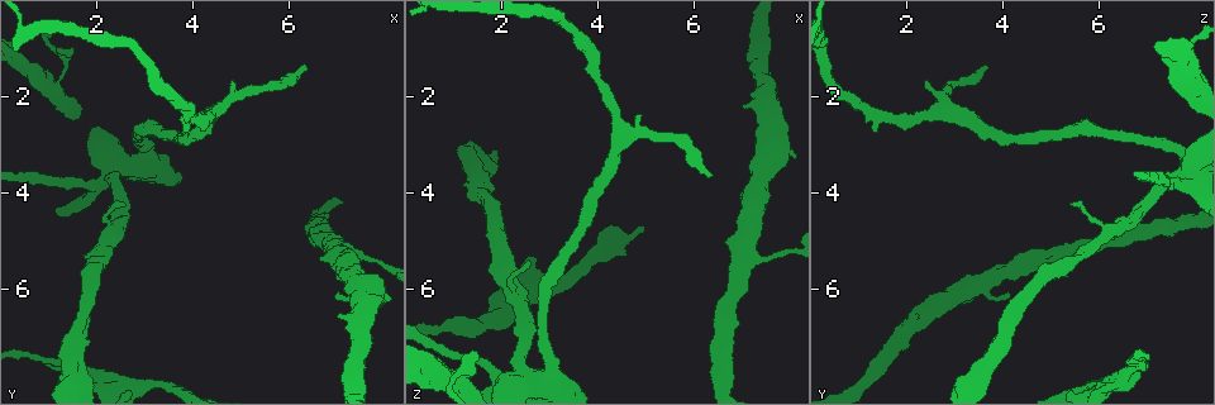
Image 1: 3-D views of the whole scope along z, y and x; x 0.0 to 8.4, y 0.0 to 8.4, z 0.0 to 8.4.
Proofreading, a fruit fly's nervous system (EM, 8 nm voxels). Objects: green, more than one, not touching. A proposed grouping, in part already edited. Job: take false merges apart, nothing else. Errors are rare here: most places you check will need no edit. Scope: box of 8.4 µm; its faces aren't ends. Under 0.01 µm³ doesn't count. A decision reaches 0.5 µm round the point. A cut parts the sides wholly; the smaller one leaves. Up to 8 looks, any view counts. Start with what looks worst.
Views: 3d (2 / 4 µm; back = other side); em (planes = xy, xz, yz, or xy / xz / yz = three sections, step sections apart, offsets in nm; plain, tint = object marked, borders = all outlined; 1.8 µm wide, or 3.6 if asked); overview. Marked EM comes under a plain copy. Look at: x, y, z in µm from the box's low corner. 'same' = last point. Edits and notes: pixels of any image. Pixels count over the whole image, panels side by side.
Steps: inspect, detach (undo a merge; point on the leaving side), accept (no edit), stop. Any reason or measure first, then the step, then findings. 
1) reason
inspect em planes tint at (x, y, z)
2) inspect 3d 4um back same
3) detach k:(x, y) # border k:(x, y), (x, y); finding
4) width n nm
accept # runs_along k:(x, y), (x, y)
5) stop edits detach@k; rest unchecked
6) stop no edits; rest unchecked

small branch off a trunk
inspect 3d 4um at (2.50, 3.45, 7.85)

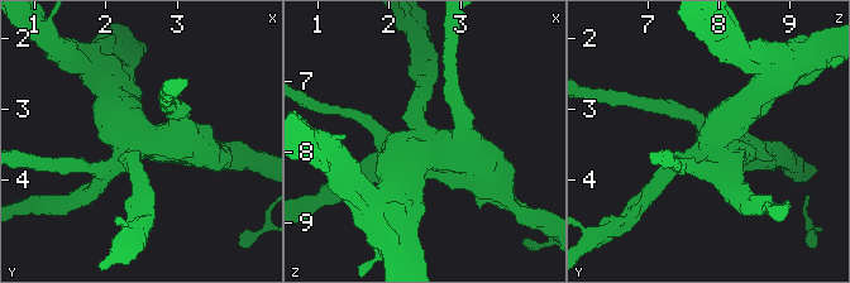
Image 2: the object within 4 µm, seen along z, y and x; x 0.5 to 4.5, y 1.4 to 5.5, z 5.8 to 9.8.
inspect em 3.6um planes borders at (2.45, 3.50, 7.90)

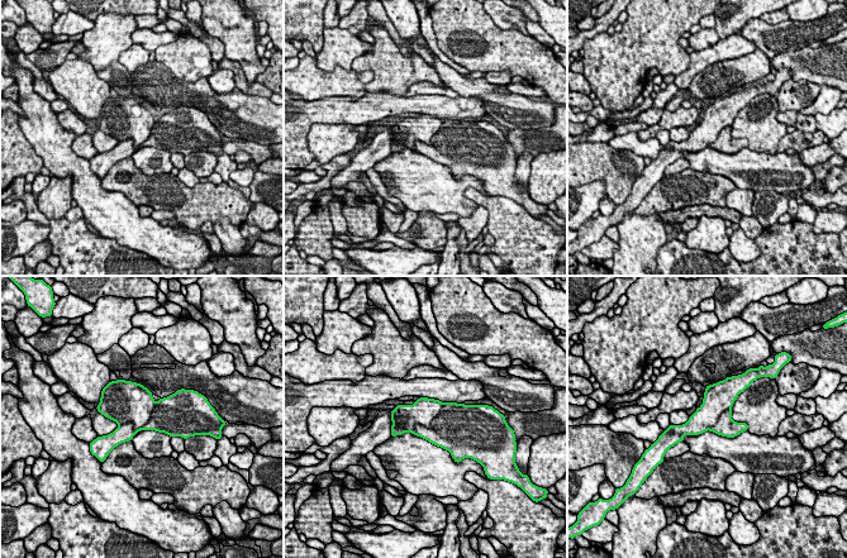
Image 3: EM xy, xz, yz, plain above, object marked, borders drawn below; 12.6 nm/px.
detach 3:(137, 409) # border 3:(155, 404), (137, 432), (119, 425); two cells meet here

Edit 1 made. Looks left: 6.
inspect overview

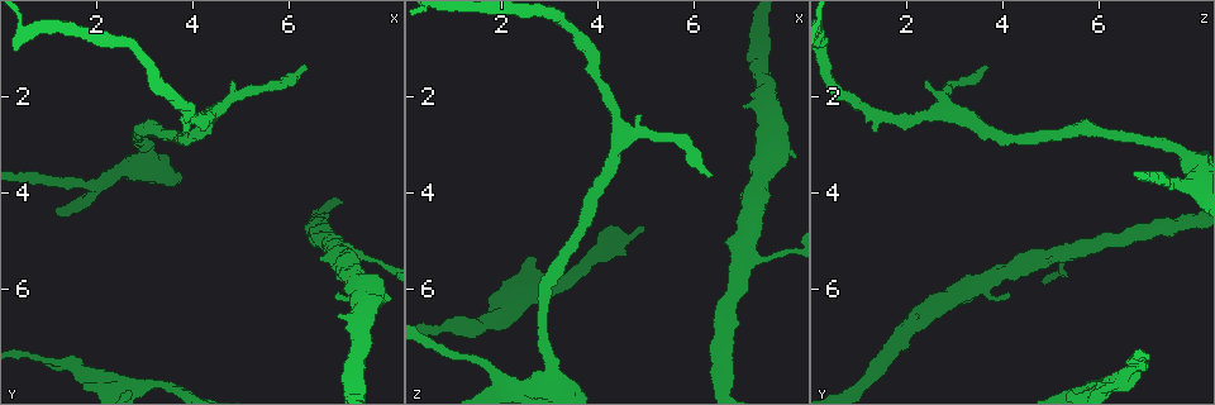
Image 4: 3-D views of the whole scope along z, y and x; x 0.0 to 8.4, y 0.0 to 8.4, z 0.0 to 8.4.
sharp bend
inspect 3d 2um at (7.05, 5.20, 5.40)

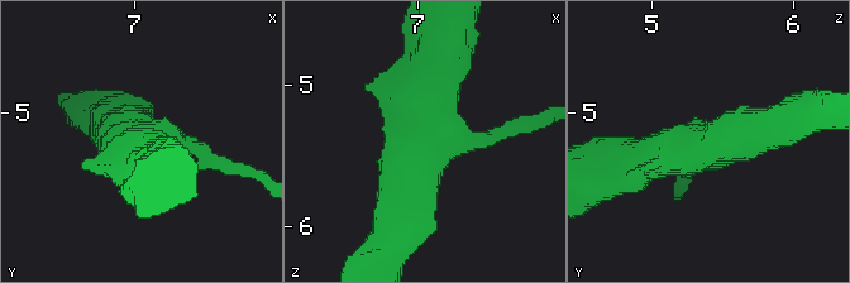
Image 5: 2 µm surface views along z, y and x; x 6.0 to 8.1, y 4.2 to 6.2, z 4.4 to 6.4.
inspect em planes tint at (7.06, 5.22, 5.42)

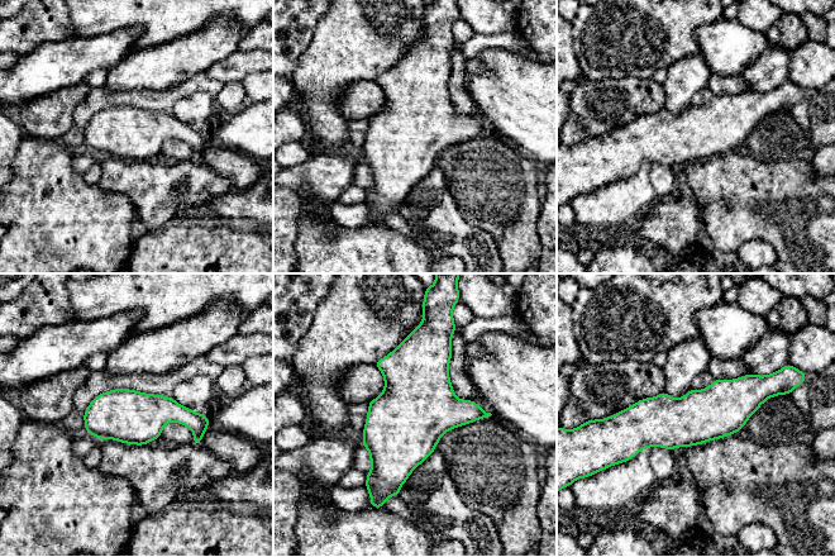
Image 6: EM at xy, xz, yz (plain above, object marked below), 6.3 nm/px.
accept # runs_along 6:(771, 393), (686, 422), (623, 422); one cell here

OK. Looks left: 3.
calibre changes
inspect 3d 2um at (2.50, 8.00, 6.25)

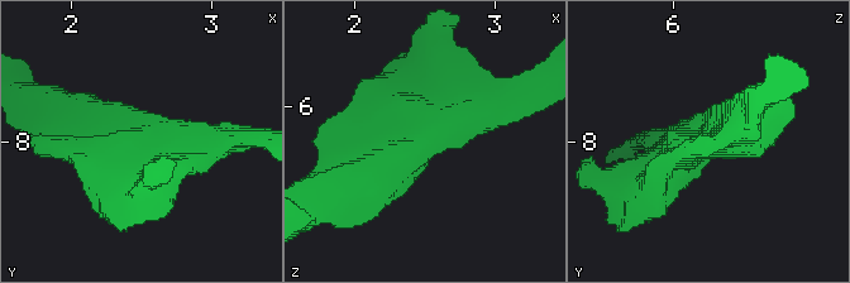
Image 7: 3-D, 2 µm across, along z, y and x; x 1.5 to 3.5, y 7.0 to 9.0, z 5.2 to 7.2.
shape alone is not enough
inspect em xz step 4 tint at (2.46, 7.96, 6.26)

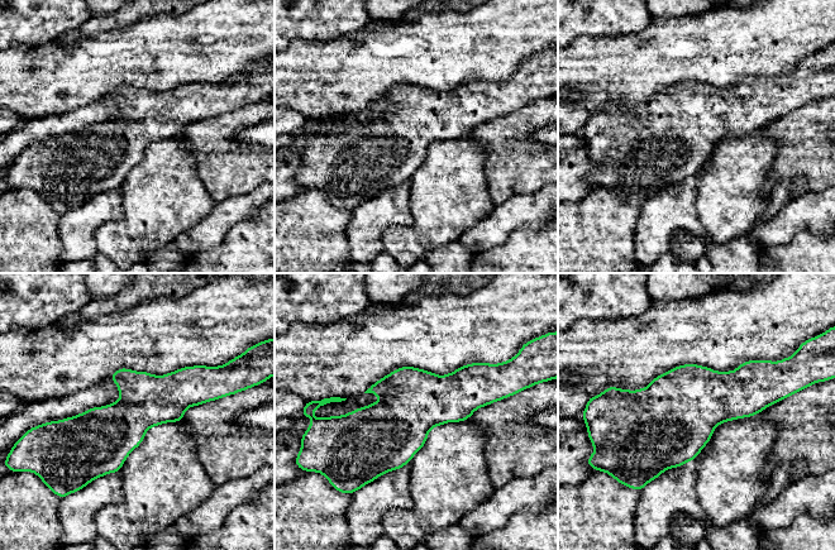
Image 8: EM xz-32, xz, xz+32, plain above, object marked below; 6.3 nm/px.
width 340 nm
accept # continuous, no second cell

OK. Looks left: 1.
arms part here
inspect em xz step 8 tint at (4.40, 2.35, 3.00)

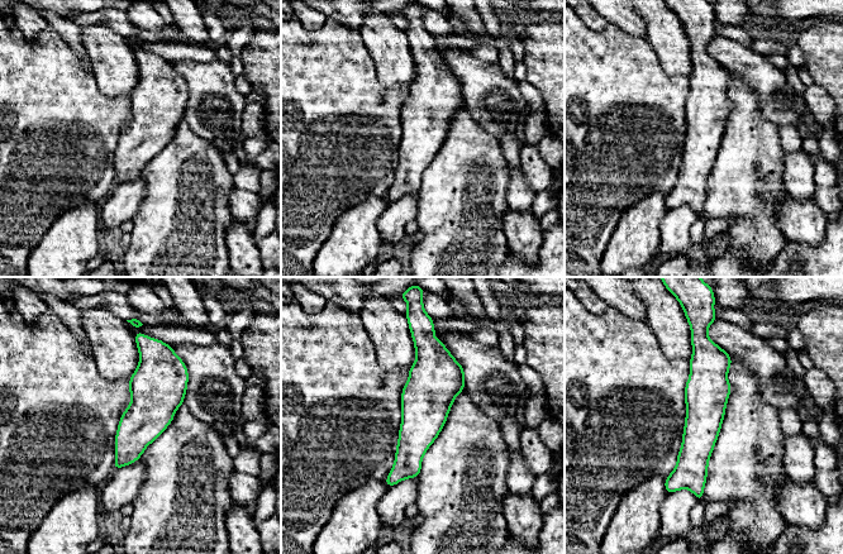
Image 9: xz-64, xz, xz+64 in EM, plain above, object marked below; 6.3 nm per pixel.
accept # runs_along 9:(695, 344), (703, 352), (699, 493); all the same cell

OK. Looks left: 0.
stop edits detach@3; rest unchecked

